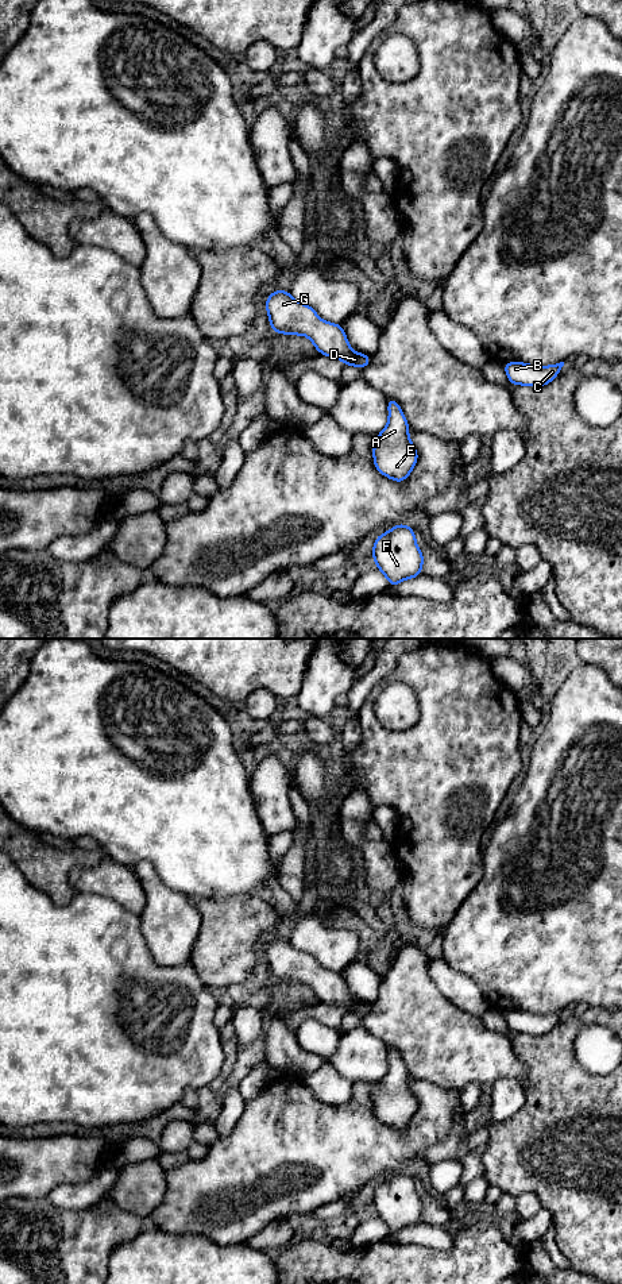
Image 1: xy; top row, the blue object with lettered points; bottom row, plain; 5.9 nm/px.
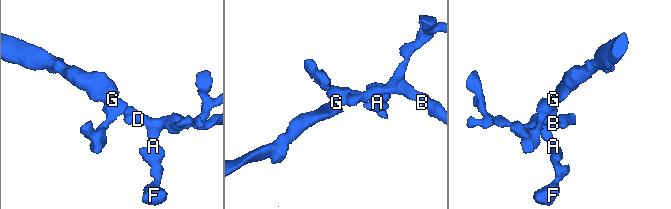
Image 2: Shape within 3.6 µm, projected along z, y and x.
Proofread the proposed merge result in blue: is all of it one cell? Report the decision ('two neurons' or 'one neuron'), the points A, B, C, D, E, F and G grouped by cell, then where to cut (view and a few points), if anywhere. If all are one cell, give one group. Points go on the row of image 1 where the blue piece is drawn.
one neuron | A B C D E F G | no cut

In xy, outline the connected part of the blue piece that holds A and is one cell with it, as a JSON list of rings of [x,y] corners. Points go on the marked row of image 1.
[[[386,398],[389,406],[389,423],[376,435],[372,447],[374,466],[385,477],[403,482],[417,463],[418,454],[409,439],[409,425],[399,404]]]

